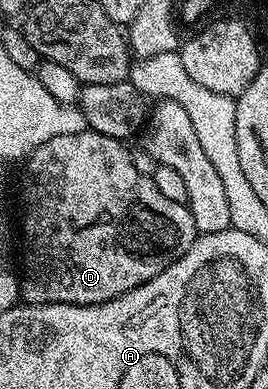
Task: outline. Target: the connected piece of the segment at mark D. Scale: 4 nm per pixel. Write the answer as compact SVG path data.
M89 129L80 133L72 133L64 137L52 137L44 141L37 149L27 155L24 160L26 176L22 179L22 271L20 267L20 299L26 305L52 305L63 303L64 305L96 305L107 303L159 275L164 269L168 269L193 245L199 234L193 223L192 213L186 203L168 201L160 189L156 189L153 178L149 174L138 171L133 164L133 154L126 152L127 144L121 139L113 139Z

